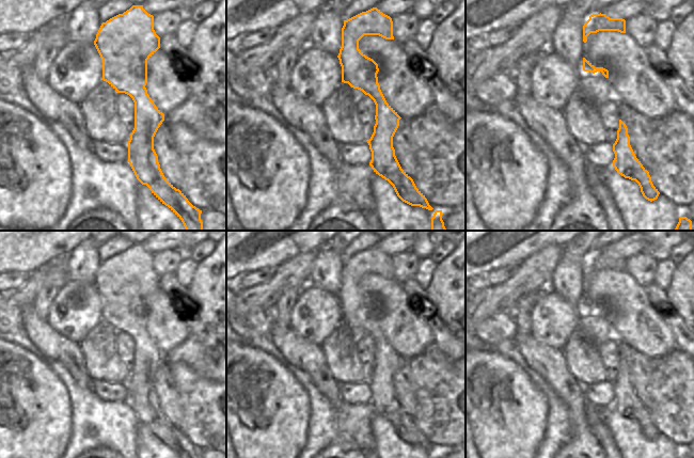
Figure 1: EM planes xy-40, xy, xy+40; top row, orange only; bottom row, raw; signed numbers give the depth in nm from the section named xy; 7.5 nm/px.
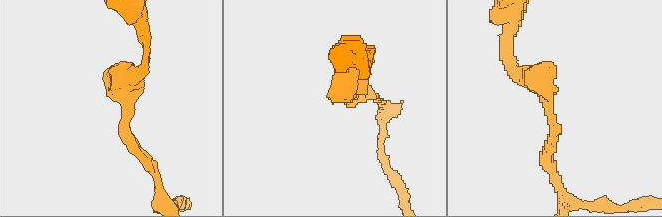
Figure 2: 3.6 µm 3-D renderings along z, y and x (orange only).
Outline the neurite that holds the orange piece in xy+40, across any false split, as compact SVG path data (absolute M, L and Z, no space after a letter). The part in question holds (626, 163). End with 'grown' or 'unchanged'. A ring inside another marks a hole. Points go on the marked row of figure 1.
M619 120L619 128L617 130L617 139L613 144L613 152L615 154L613 167L617 173L625 178L635 180L646 200L650 202L657 200L660 192L653 186L649 172L636 158L630 145L628 128L621 120Z; unchanged

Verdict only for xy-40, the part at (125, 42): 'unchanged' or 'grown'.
unchanged

